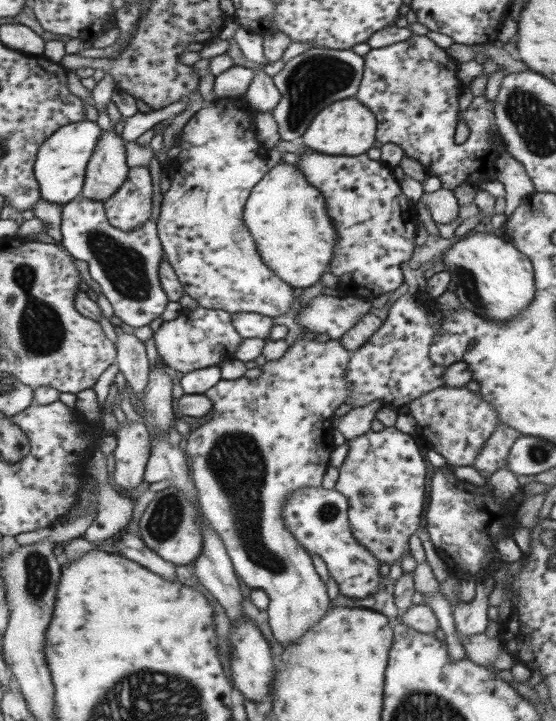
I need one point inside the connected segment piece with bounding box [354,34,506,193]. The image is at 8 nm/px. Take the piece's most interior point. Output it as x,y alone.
412,86

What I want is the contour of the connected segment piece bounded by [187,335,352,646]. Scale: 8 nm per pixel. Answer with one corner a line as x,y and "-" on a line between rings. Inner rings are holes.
300,336
294,344
288,347
283,357
280,357
278,360
267,361
260,367
262,370
260,377
249,379
242,376
242,378
238,378
238,380
226,380
221,378
216,383
216,386
207,390
204,396
208,396
214,404
213,410
208,412
211,418
207,422
204,422
204,424
200,424
200,426
194,428
192,432
189,432
187,440
188,454
190,458
192,458
193,482
197,489
198,504
201,512
204,514
204,517
209,520
214,530
218,532
218,537
222,540
240,580
251,589
264,590
264,592
268,594
269,604
266,611
269,616
269,625
276,640
278,640
278,643
282,646
292,646
292,644
296,644
318,620
322,620
322,616
326,614
326,610
332,605
326,592
326,583
320,578
318,572
316,572
316,568
312,562
312,556
306,552
305,548
297,544
295,537
291,534
292,532
284,526
284,520
282,520
282,505
284,505
284,501
286,501
286,497
288,497
290,493
300,488
318,487
322,484
322,478
324,478
324,474
330,465
329,458
331,456
331,450
334,447
332,441
332,420
334,412
336,412
336,409
342,404
345,404
351,396
350,385
348,385
348,381
346,381
346,368
348,368
350,356
352,356
352,352
342,345
340,339
330,339
328,342
317,342
311,336

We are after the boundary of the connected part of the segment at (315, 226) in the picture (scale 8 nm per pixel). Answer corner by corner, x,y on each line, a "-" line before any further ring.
283,161
264,174
244,204
244,224
256,241
262,261
292,287
301,290
314,286
329,272
338,231
328,215
326,197
308,183
296,165

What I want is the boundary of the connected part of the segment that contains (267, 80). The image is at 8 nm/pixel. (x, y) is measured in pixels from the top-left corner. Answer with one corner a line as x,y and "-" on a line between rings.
264,69
254,70
245,96
257,112
272,112
277,102
280,102
280,91

